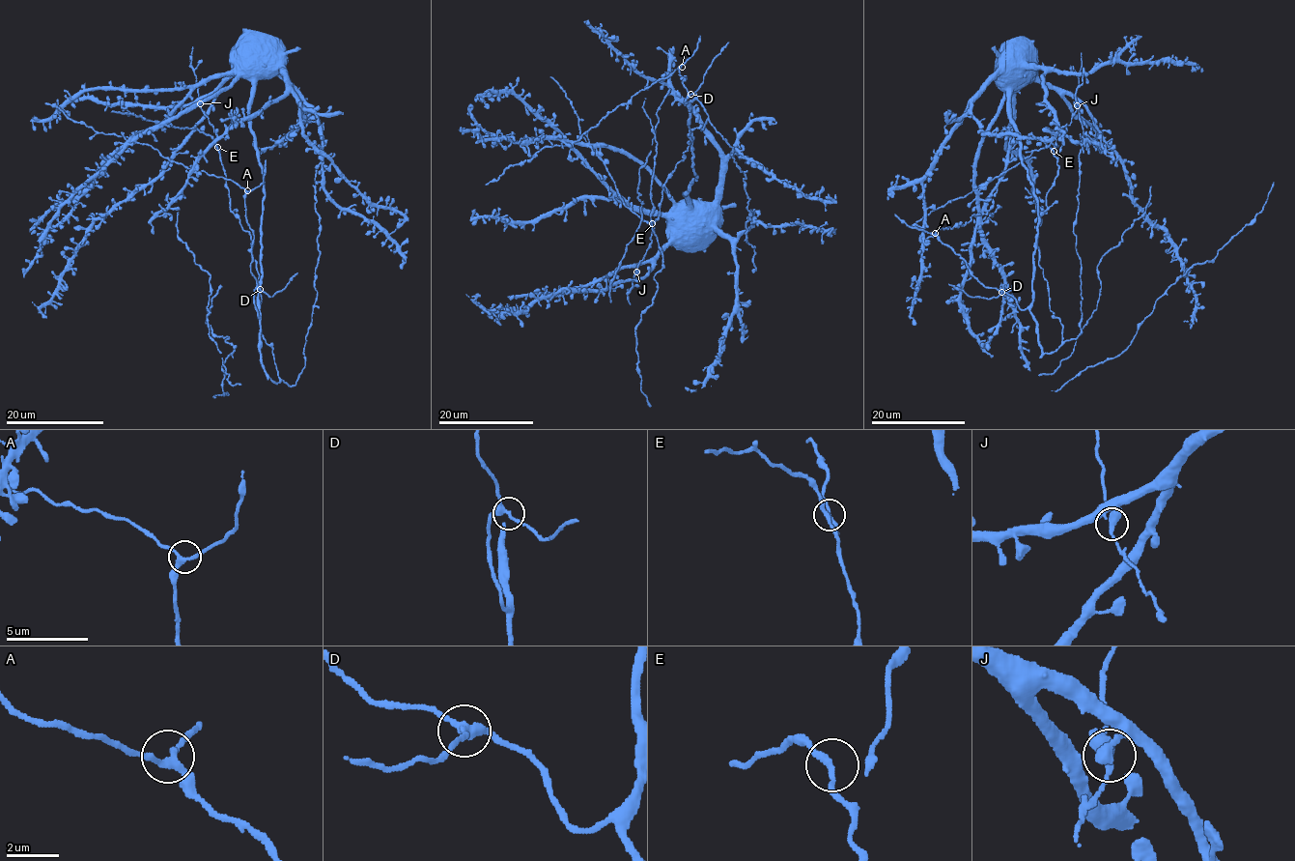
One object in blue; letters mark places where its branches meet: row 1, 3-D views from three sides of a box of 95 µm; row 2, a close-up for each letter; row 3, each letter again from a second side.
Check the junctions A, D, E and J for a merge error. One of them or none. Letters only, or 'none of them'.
none of them

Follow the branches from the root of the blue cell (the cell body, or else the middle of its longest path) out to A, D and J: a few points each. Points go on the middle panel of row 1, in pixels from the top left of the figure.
A: (694, 174), (689, 109), (689, 104), (685, 104), (688, 89), (683, 84), (686, 78), (679, 74), (682, 67)
D: (694, 174), (689, 109), (685, 102), (691, 94)
J: (694, 174), (697, 181), (686, 191), (688, 210), (672, 241), (633, 268), (636, 272)

